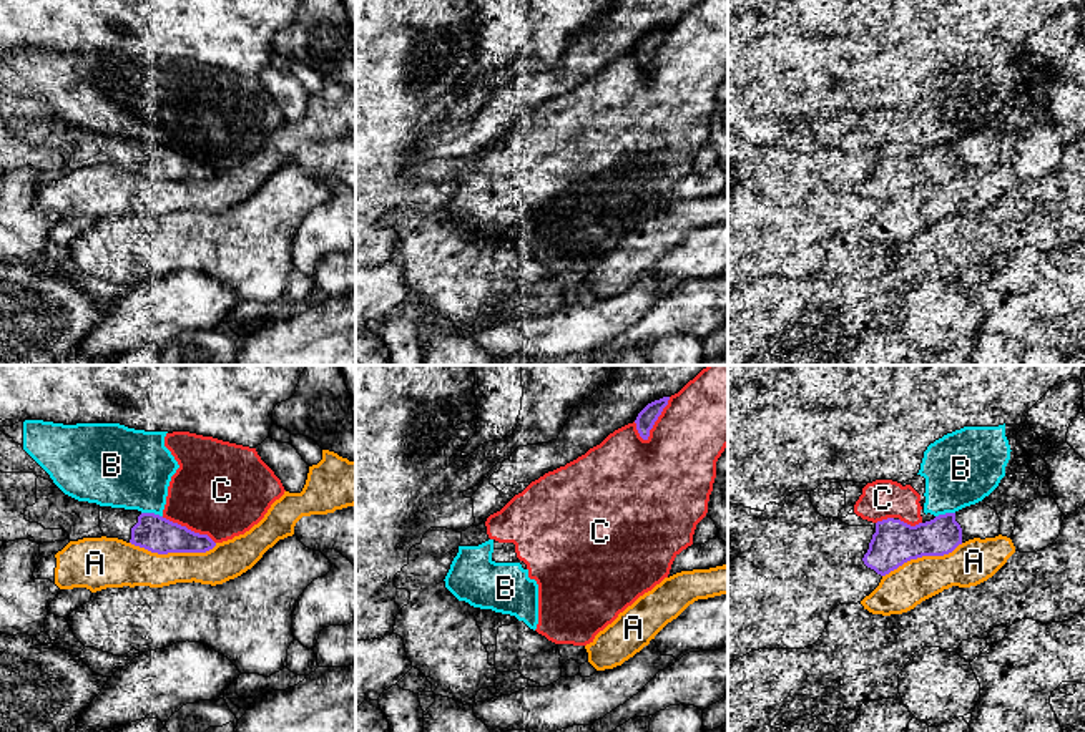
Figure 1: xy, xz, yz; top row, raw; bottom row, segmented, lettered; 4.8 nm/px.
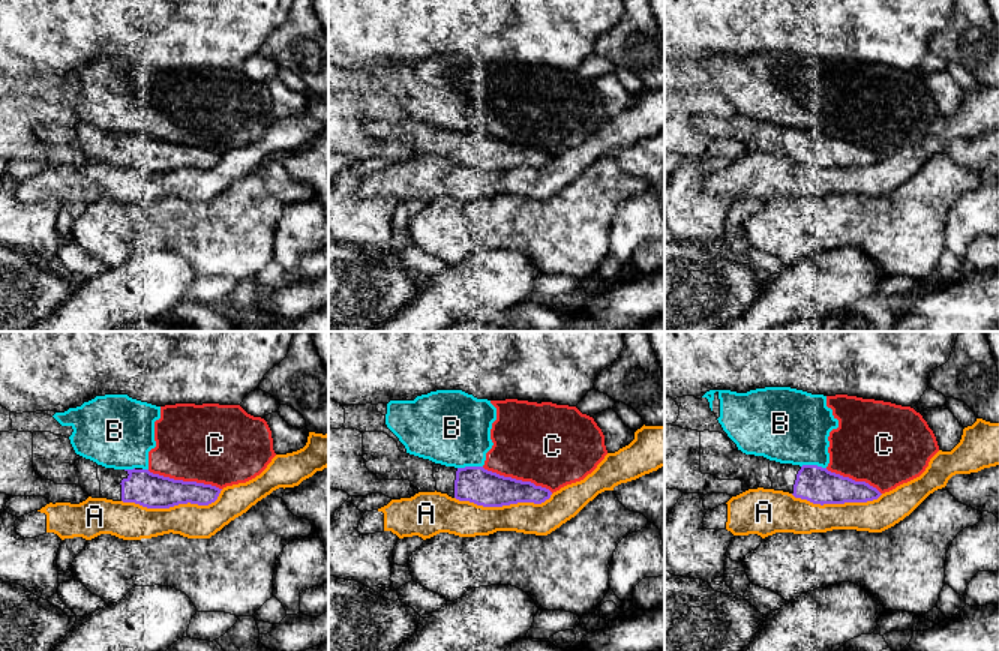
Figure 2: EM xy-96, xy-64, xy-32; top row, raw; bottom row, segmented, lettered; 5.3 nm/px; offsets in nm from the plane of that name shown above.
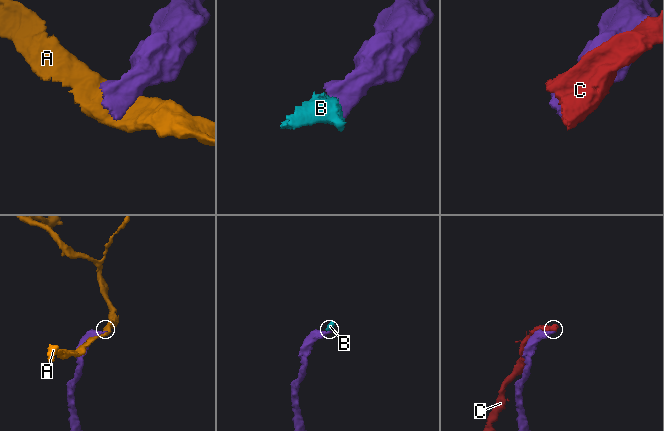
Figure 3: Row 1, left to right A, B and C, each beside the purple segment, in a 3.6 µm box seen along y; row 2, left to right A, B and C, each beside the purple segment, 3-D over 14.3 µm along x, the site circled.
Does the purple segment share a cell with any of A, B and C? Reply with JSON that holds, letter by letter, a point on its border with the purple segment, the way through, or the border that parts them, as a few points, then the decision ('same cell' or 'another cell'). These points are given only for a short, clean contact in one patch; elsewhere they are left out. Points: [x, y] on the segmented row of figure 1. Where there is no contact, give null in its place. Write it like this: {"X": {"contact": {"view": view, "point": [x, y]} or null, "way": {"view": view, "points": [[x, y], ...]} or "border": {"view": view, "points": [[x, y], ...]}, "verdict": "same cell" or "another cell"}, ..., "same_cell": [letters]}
{"A": {"contact": {"view": "xy", "point": [173, 551]}, "verdict": "another cell"}, "B": {"contact": {"view": "xy", "point": [152, 513]}, "verdict": "another cell"}, "C": {"contact": {"view": "xz", "point": [657, 419]}, "verdict": "another cell"}, "same_cell": []}

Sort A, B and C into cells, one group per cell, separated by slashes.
A / B C

